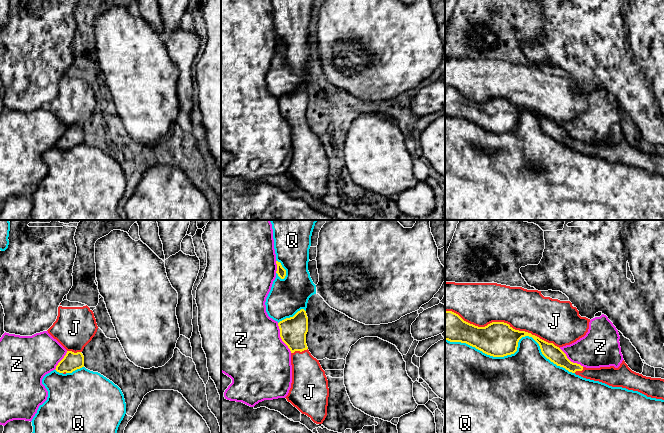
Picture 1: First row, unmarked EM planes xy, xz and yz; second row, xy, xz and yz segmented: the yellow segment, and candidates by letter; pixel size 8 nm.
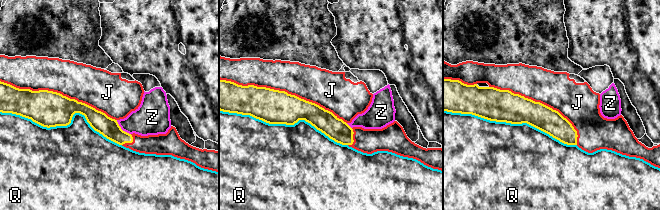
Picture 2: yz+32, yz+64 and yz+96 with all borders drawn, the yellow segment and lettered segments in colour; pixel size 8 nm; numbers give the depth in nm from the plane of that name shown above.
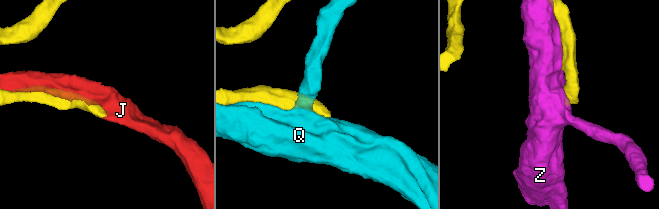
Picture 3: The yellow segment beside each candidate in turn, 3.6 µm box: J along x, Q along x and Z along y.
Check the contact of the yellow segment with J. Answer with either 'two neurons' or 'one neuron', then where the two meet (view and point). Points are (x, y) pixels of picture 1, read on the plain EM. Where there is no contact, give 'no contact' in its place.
one neuron; contact yz (502, 98)

